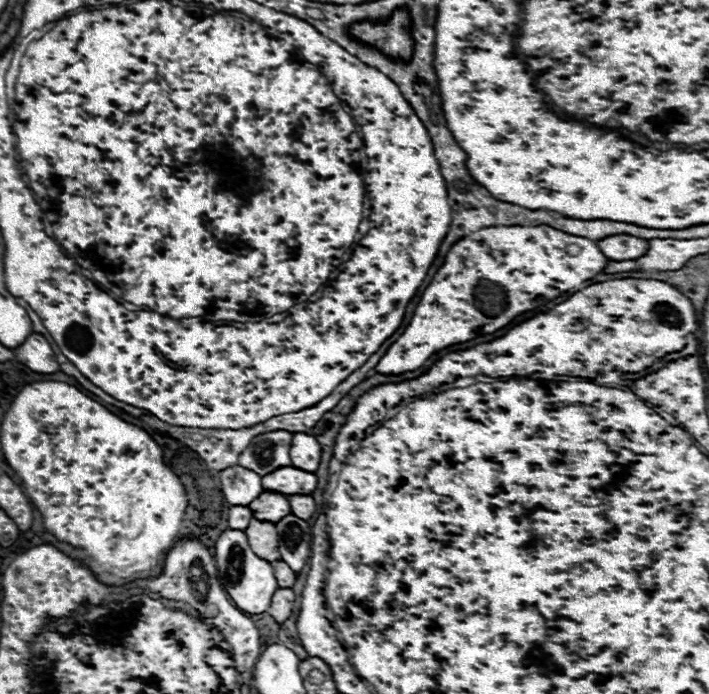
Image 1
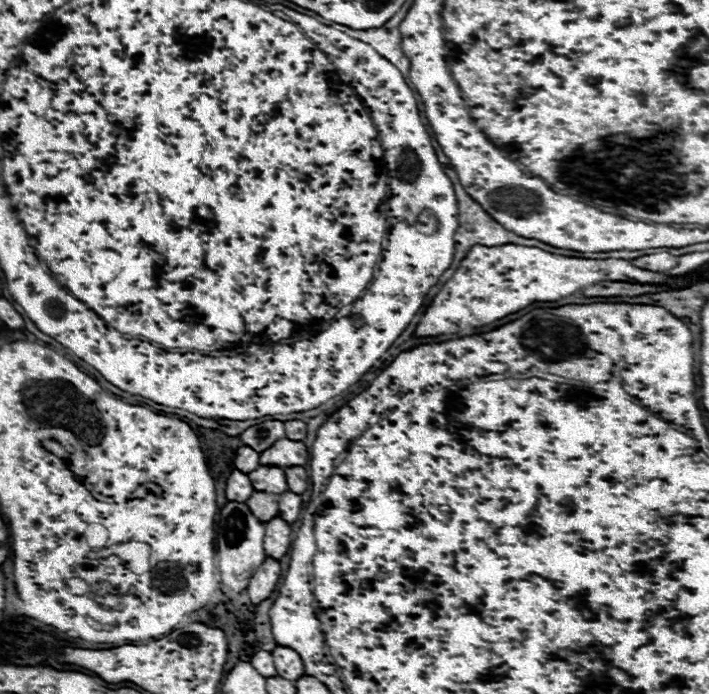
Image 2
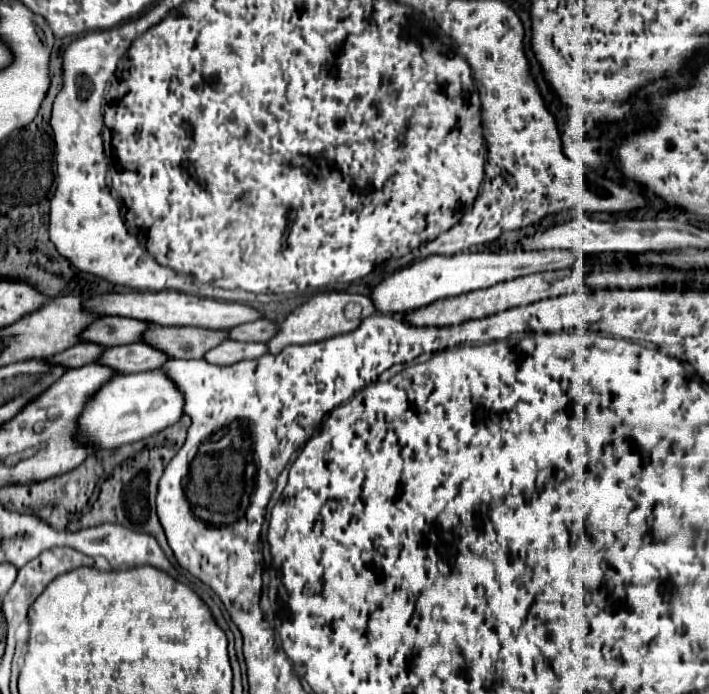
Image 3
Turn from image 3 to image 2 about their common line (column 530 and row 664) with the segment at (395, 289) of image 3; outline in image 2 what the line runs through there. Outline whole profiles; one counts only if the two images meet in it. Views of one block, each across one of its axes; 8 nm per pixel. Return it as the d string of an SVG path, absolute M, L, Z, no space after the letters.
M260 650L252 656L250 664L256 668L258 674L262 674L264 678L268 676L276 676L276 668L274 668L274 660L272 660L272 654L266 652L266 650Z

